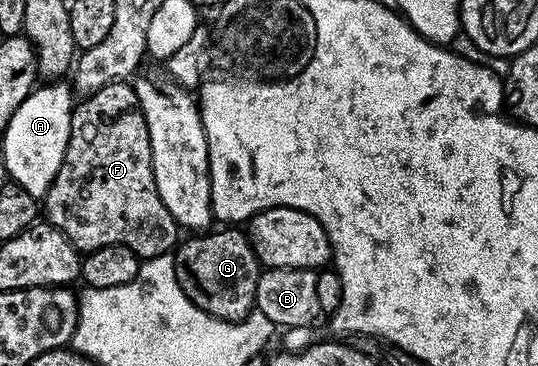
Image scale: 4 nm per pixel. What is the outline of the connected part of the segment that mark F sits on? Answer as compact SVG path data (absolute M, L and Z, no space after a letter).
M127 81L106 84L106 88L98 88L98 92L81 97L75 103L66 156L62 168L58 168L58 176L54 176L42 199L42 214L81 252L107 246L129 246L141 260L147 260L167 254L177 245L177 224L166 204L162 204L162 196L158 196L154 184L150 132L146 128L135 85Z

